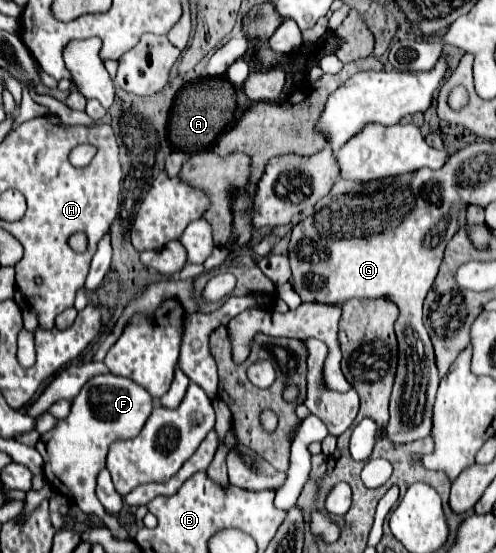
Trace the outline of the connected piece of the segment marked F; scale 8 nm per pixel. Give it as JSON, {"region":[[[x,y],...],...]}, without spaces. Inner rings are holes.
{"region":[[[105,373],[89,379],[71,401],[71,413],[57,421],[51,431],[43,433],[35,445],[45,461],[45,477],[49,485],[73,501],[83,513],[105,517],[105,509],[95,495],[95,485],[99,471],[105,467],[107,451],[115,441],[125,441],[139,435],[151,415],[151,409],[153,399],[149,399],[149,393],[127,377]]]}

